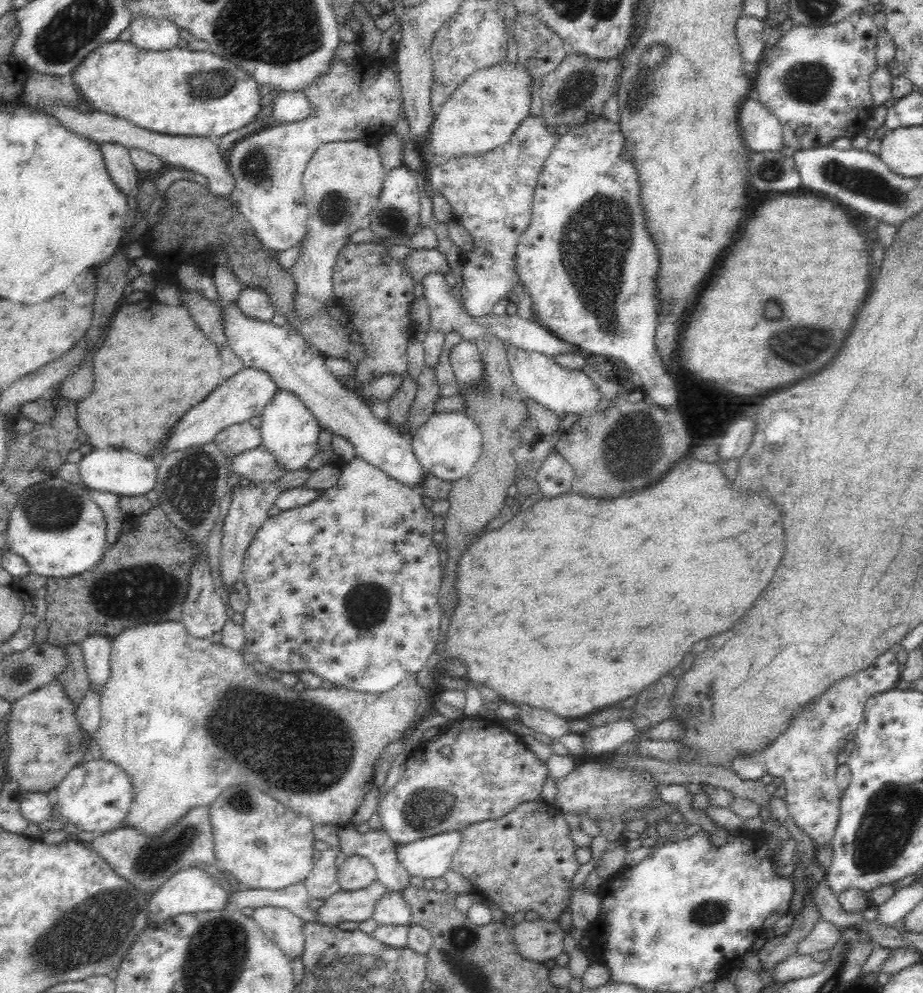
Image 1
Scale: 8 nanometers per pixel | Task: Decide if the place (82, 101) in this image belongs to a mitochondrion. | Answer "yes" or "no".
no

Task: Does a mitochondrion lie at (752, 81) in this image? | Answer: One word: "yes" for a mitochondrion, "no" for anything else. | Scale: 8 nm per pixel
no

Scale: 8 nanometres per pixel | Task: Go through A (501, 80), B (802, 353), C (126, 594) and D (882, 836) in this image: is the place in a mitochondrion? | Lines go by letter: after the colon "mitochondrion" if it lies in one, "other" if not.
A: other
B: mitochondrion
C: mitochondrion
D: mitochondrion

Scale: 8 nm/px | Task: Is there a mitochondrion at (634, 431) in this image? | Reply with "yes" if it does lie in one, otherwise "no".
yes

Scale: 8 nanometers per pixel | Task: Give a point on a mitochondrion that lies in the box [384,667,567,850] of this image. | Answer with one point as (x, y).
(424, 806)

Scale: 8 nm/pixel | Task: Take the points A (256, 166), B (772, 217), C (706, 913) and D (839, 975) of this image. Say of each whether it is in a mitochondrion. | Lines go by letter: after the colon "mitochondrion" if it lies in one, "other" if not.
A: mitochondrion
B: other
C: mitochondrion
D: mitochondrion

